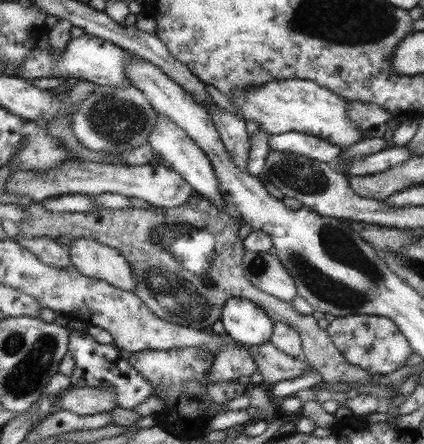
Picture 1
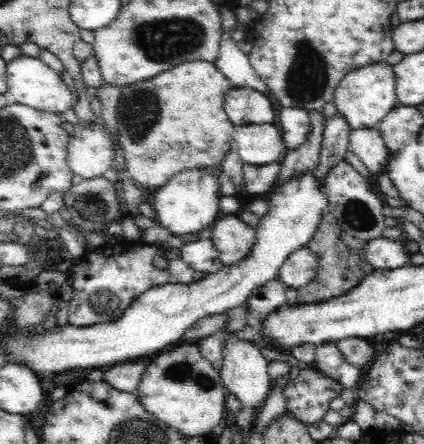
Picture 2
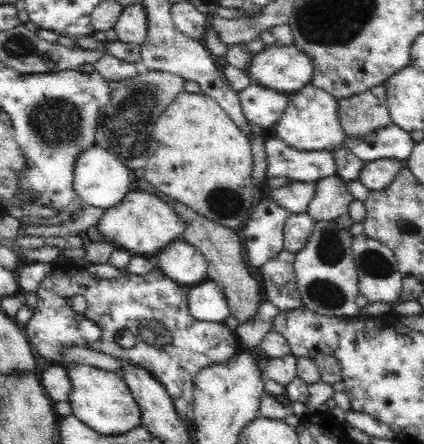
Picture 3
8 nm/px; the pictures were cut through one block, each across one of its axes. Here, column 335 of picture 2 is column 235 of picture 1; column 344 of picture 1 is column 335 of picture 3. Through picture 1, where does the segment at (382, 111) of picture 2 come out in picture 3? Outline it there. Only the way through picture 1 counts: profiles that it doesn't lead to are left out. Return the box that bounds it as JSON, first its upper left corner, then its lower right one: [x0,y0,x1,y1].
[274,82,346,152]

